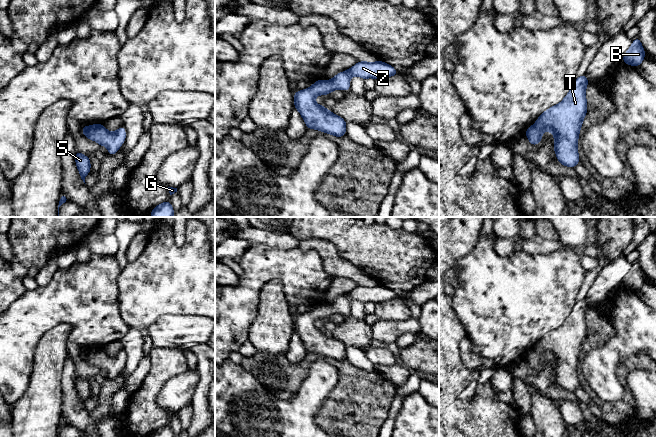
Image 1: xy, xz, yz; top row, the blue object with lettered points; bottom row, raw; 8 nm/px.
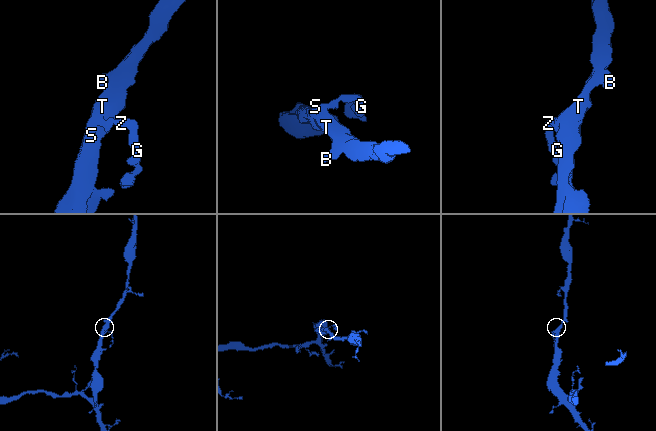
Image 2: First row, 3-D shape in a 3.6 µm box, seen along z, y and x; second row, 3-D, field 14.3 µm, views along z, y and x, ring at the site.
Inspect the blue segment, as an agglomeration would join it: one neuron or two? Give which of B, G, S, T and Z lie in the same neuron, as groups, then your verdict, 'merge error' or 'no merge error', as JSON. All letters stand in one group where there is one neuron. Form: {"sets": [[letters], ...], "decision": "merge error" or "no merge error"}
{"sets": [["B", "G", "S", "T", "Z"]], "decision": "no merge error"}

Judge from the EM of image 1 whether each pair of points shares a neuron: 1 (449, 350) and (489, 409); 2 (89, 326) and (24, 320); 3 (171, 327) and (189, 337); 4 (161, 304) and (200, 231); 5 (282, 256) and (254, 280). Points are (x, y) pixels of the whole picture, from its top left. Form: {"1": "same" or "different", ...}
{"1": "same", "2": "same", "3": "same", "4": "same", "5": "same"}

